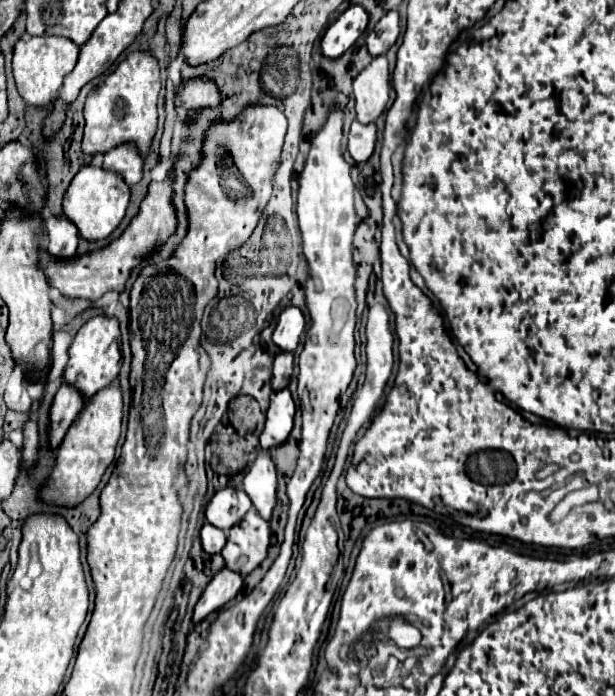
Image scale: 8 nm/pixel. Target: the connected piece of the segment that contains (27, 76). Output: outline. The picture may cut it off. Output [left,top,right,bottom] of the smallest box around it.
[13,37,79,107]

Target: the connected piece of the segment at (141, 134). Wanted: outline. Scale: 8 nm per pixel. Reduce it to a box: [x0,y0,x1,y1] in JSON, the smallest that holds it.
[81,51,159,159]

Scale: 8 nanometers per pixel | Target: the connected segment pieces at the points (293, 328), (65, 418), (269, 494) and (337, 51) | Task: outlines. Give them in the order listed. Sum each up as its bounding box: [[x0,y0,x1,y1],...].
[[273,305,305,351],[47,383,83,449],[243,449,277,521],[321,5,367,57]]

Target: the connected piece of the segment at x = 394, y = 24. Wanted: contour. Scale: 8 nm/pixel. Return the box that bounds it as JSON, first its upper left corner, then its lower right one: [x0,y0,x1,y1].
[367,11,399,57]

